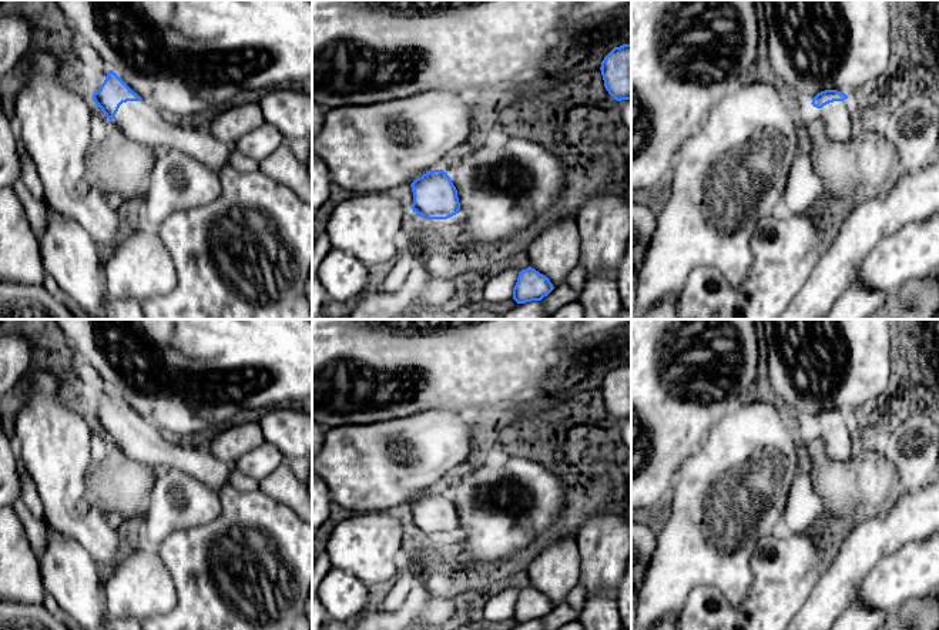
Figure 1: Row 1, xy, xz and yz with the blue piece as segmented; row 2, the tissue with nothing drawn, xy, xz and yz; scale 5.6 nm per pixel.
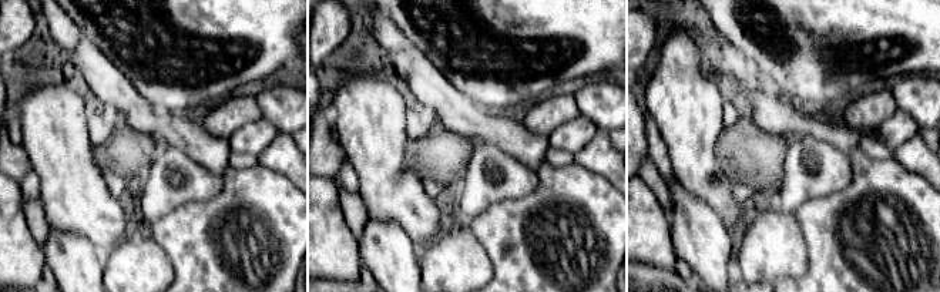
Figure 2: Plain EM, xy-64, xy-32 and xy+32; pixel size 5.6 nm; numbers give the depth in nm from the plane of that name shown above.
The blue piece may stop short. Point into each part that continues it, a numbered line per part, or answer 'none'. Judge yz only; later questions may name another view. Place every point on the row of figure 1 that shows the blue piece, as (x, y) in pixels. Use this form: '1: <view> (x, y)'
1: yz (835, 117)

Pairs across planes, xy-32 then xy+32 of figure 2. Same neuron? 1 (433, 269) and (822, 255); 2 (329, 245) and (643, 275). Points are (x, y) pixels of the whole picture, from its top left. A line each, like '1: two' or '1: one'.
1: two
2: two

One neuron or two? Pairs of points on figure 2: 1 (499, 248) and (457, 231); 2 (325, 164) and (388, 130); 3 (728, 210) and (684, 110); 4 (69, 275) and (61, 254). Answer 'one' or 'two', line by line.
1: two
2: two
3: one
4: one

